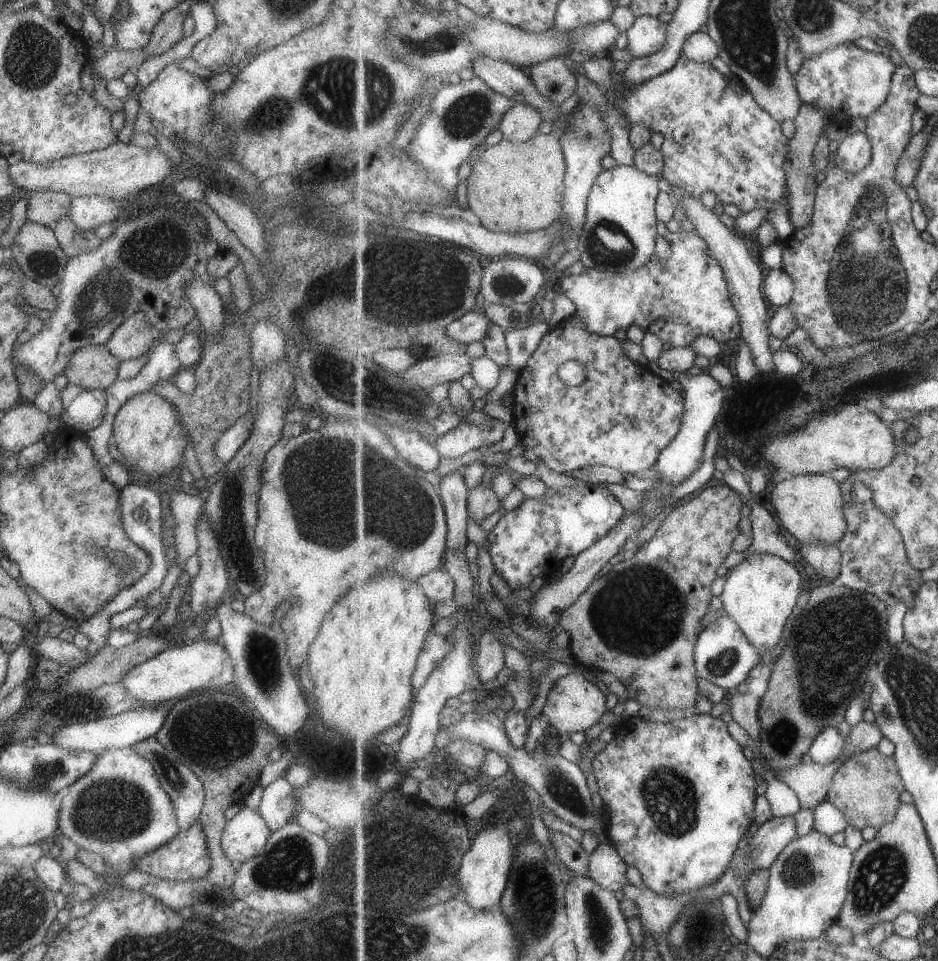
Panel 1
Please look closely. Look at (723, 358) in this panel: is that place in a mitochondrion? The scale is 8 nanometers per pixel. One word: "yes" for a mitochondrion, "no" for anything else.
no

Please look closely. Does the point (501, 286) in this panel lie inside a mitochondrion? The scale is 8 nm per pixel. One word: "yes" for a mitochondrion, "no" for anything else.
yes

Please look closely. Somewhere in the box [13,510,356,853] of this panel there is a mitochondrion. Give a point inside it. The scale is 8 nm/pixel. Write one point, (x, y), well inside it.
(112, 808)

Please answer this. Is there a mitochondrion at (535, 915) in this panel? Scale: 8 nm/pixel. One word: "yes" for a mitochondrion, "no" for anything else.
yes

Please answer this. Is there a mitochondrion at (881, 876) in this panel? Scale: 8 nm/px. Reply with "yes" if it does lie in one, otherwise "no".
yes

